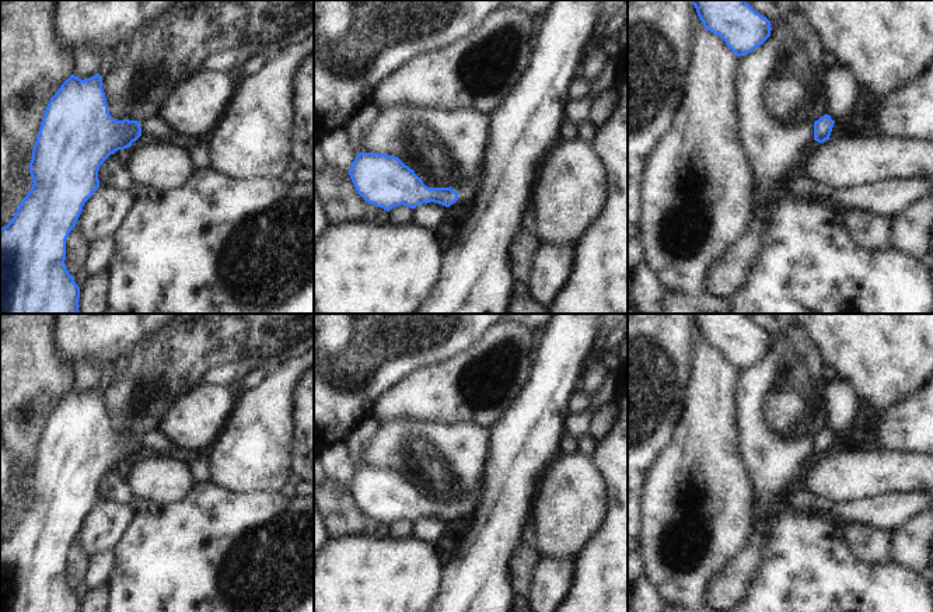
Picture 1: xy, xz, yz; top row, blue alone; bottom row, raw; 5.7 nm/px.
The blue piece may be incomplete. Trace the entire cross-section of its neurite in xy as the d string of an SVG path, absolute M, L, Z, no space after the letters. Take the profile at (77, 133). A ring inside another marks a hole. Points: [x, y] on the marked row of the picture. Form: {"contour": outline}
{"contour": "M71 74L50 98L32 148L29 174L34 179L10 223L0 228L0 314L80 314L80 287L66 267L66 239L76 227L84 203L99 188L98 171L115 151L141 136L140 122L118 120L108 112L102 77L81 80Z"}

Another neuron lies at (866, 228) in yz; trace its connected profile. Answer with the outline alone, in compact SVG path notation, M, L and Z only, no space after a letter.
M850 209L845 217L852 241L867 249L891 246L892 218L864 209Z

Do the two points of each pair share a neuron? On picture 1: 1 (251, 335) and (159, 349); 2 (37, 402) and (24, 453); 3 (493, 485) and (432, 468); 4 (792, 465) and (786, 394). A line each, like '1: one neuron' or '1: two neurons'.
1: one neuron
2: one neuron
3: two neurons
4: one neuron

